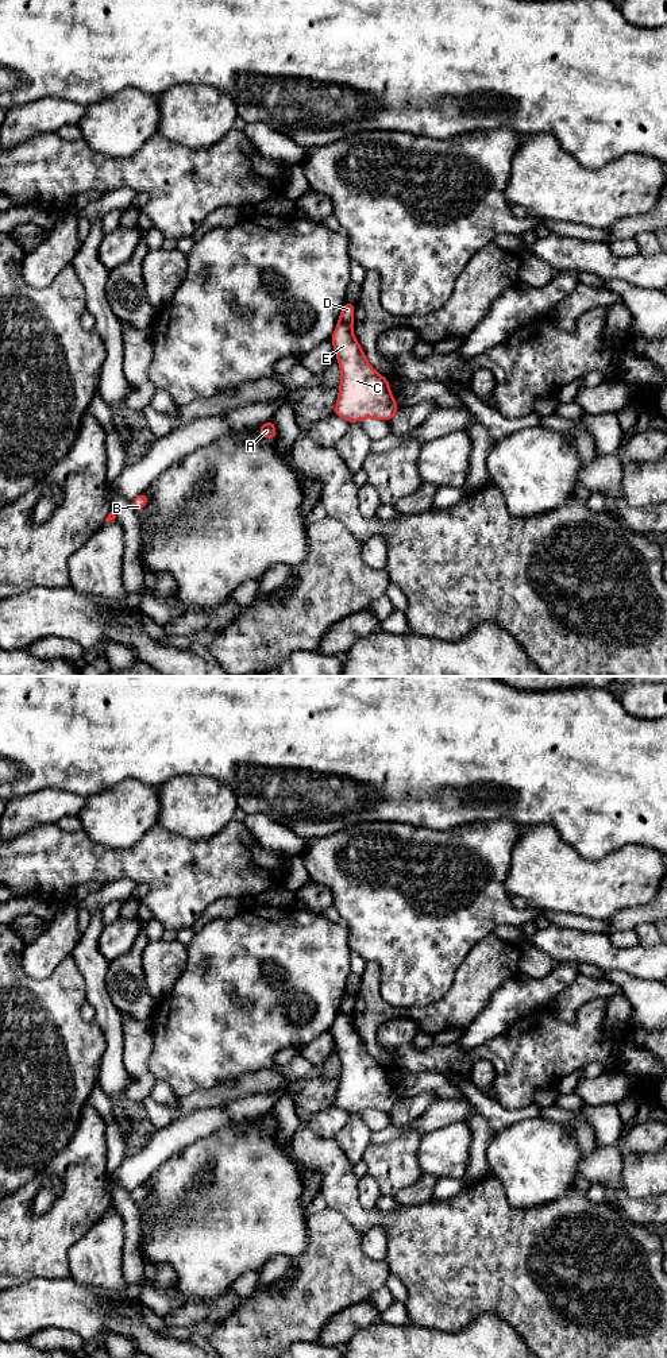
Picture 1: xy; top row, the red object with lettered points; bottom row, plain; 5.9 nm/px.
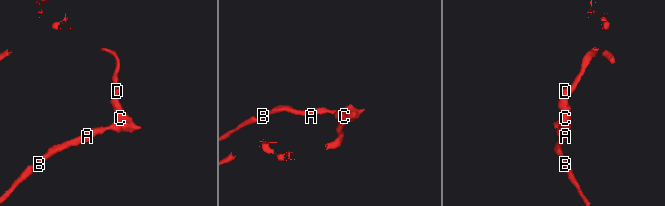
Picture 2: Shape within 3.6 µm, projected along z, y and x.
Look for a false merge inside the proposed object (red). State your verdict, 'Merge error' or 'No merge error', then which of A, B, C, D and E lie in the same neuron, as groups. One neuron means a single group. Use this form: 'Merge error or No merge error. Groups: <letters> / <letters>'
Merge error. Groups: A B C E / D

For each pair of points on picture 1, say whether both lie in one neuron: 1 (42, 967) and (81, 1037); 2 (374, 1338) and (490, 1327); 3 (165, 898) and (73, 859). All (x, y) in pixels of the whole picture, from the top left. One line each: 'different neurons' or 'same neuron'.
1: different neurons
2: same neuron
3: same neuron

